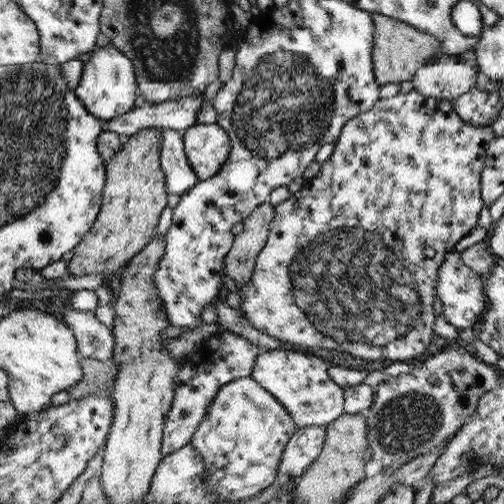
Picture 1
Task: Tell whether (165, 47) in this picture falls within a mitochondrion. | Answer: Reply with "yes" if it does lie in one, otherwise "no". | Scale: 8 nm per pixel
yes

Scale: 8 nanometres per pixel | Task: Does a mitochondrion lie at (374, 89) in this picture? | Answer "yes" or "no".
no

